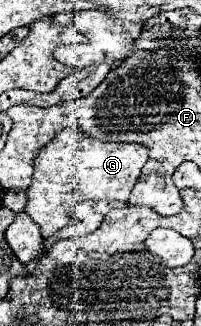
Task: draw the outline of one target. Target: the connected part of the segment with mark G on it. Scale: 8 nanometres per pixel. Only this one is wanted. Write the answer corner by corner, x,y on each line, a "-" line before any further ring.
70,125
68,129
62,129
36,155
32,185
28,189
28,203
24,211
39,226
41,235
45,239
49,238
68,225
66,221
70,217
70,211
78,201
86,199
128,201
130,191
136,185
136,179
142,173
146,161
148,149
144,149
138,143
90,139
78,125

